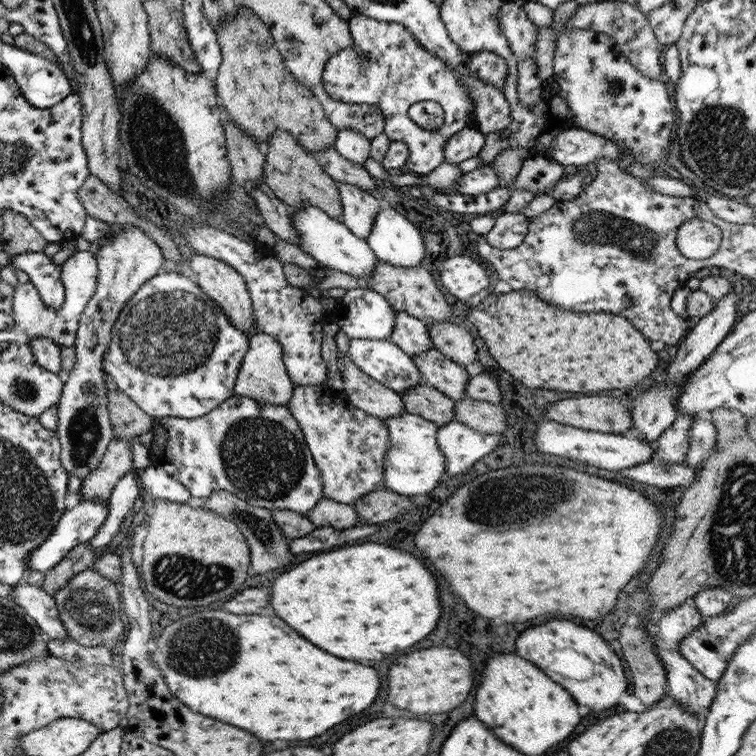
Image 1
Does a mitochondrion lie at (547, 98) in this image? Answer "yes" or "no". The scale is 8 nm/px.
no

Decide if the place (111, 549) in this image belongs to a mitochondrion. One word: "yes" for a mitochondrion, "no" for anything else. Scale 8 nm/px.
no

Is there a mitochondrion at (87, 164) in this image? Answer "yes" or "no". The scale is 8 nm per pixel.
no

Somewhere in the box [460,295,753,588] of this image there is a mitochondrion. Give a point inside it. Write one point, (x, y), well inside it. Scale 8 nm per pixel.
(501, 504)

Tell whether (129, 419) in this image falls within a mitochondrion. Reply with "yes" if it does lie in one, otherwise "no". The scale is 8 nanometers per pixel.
no

